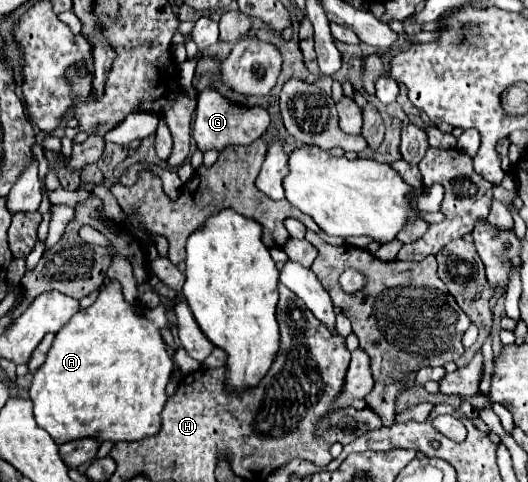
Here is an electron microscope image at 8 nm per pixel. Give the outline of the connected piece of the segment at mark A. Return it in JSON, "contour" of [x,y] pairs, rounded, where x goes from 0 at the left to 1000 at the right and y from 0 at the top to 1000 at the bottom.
{"contour":[[[212,583],[167,641],[148,645],[110,691],[91,728],[87,753],[64,774],[57,828],[64,836],[68,878],[95,898],[106,923],[174,907],[197,915],[269,915],[307,886],[307,849],[314,840],[314,799],[330,770],[330,753],[314,732],[303,683],[314,678],[311,637],[277,641],[242,633],[231,616],[223,583]]]}

